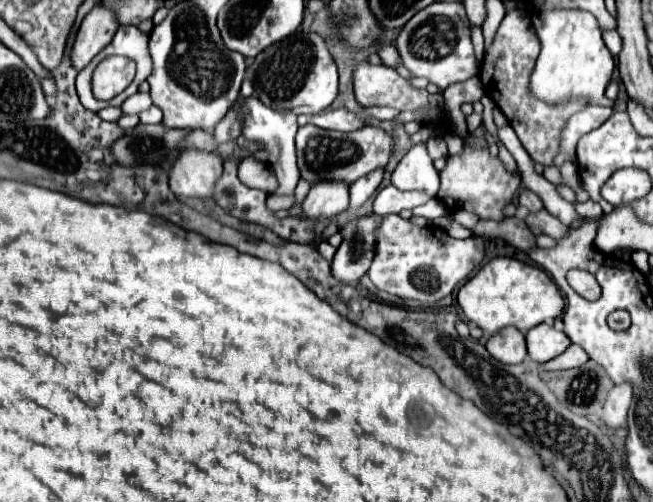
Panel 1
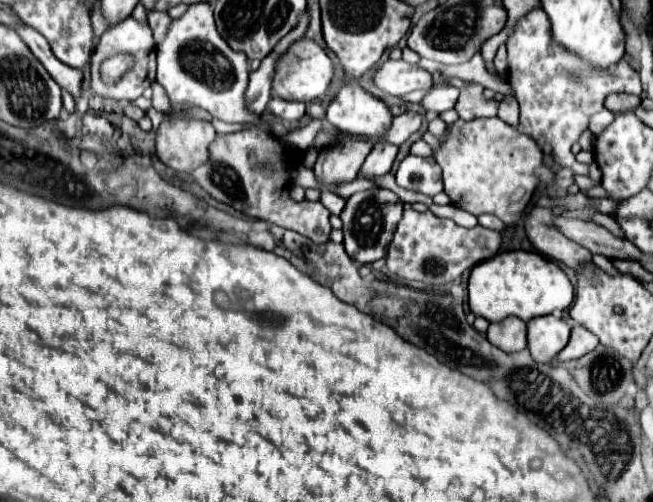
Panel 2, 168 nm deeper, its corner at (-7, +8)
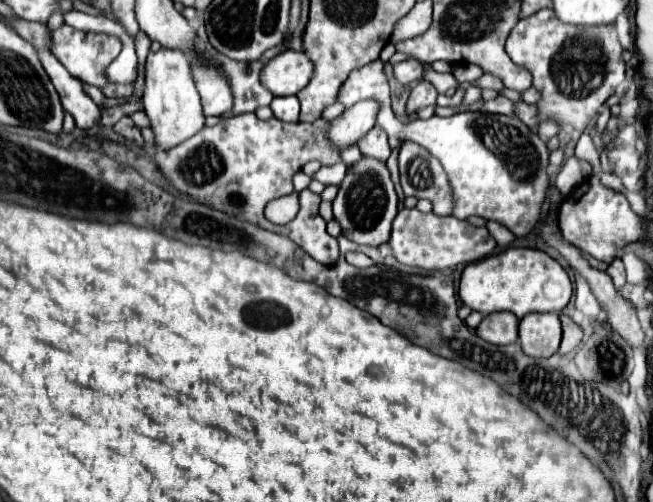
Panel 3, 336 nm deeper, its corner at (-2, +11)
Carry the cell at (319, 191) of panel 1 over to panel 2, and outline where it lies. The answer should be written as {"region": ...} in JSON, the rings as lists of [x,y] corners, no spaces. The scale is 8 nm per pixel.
{"region":[[[346,141],[342,143],[342,147],[340,145],[330,147],[328,151],[322,151],[318,155],[314,175],[320,183],[326,185],[340,185],[354,181],[368,153],[370,143],[366,141]]]}

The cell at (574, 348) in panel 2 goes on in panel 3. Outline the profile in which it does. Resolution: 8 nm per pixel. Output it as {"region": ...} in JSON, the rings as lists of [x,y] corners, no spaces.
{"region":[[[561,314],[559,318],[561,318],[561,326],[563,326],[563,340],[561,340],[561,346],[559,346],[559,354],[569,354],[581,344],[583,330],[569,316]]]}

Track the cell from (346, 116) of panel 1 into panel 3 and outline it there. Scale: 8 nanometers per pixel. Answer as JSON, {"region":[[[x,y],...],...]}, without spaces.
{"region":[[[381,60],[353,70],[339,90],[339,102],[347,108],[367,98],[381,102],[377,124],[389,136],[419,142],[443,164],[455,192],[455,218],[467,220],[469,216],[483,216],[497,220],[515,236],[525,236],[535,228],[549,190],[549,150],[537,134],[527,126],[523,128],[519,118],[489,112],[461,112],[449,118],[431,116],[429,120],[417,118],[403,124],[391,110],[389,84]]]}

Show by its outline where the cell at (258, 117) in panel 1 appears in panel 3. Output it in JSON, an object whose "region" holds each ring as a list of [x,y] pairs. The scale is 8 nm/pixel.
{"region":[[[283,96],[283,98],[273,98],[271,110],[275,118],[283,122],[297,122],[299,120],[299,100],[297,96]]]}

